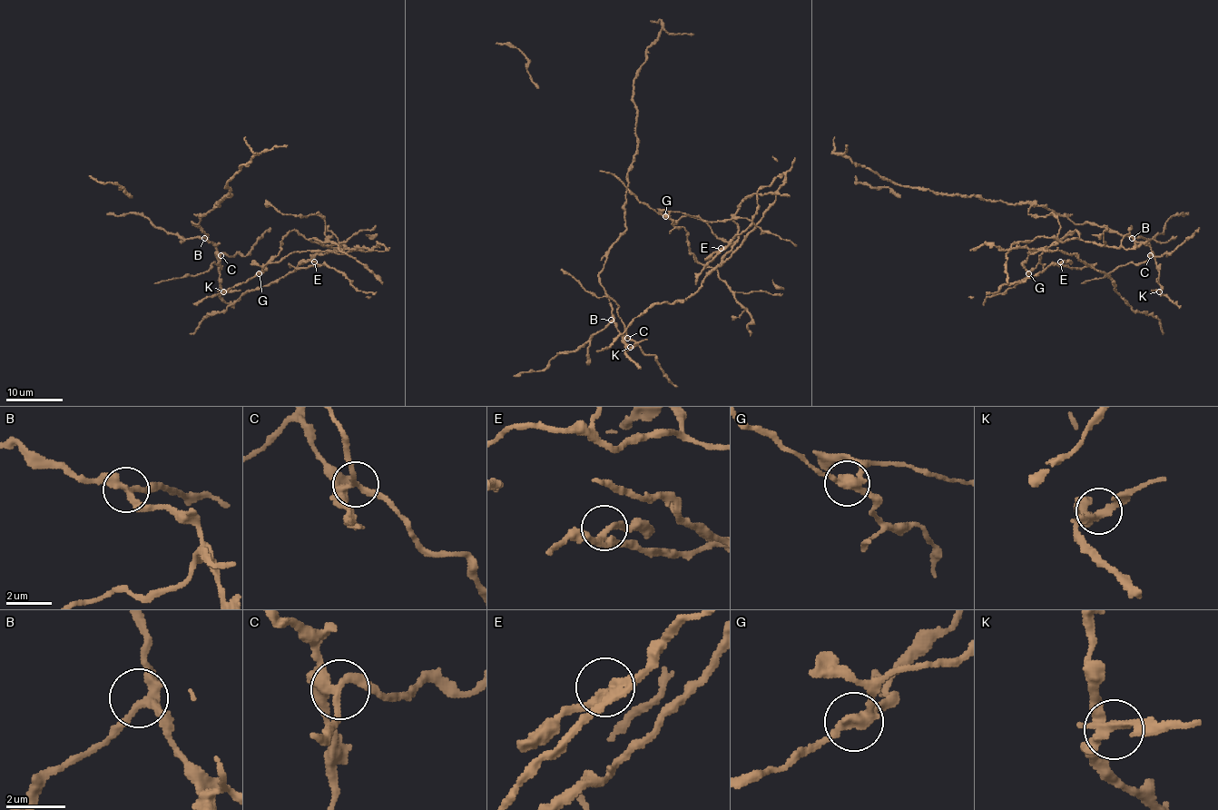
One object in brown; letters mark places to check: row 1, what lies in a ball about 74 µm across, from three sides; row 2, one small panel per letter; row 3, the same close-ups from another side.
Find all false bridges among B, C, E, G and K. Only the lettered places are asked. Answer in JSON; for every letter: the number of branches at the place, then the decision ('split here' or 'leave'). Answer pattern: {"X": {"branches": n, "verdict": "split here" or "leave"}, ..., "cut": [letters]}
{"B": {"branches": 3, "verdict": "leave"}, "C": {"branches": 5, "verdict": "split here"}, "E": {"branches": 3, "verdict": "leave"}, "G": {"branches": 3, "verdict": "split here"}, "K": {"branches": 3, "verdict": "leave"}, "cut": ["C", "G"]}

